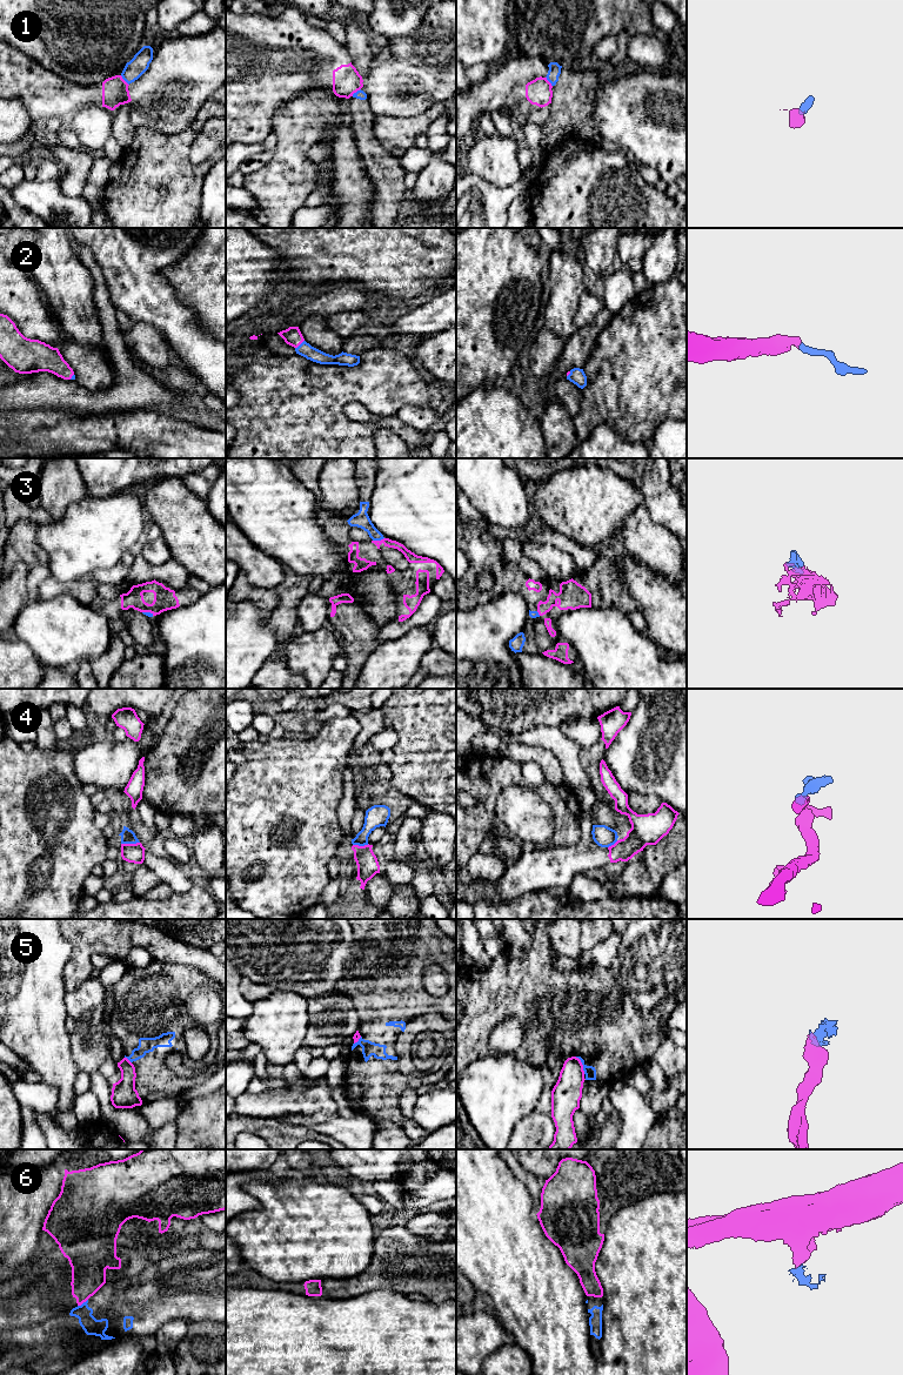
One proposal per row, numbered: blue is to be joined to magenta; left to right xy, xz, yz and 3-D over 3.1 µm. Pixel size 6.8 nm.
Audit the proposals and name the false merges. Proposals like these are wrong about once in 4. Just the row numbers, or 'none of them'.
1, 4, 5, 6

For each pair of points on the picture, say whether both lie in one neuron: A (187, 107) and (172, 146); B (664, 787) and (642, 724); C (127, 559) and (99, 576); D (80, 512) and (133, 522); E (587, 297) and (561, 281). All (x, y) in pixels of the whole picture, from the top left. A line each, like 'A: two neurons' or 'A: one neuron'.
A: two neurons
B: one neuron
C: one neuron
D: one neuron
E: two neurons

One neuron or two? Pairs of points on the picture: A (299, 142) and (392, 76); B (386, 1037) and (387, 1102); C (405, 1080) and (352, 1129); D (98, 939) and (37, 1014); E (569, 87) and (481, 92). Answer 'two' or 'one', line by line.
A: one
B: one
C: two
D: two
E: one

